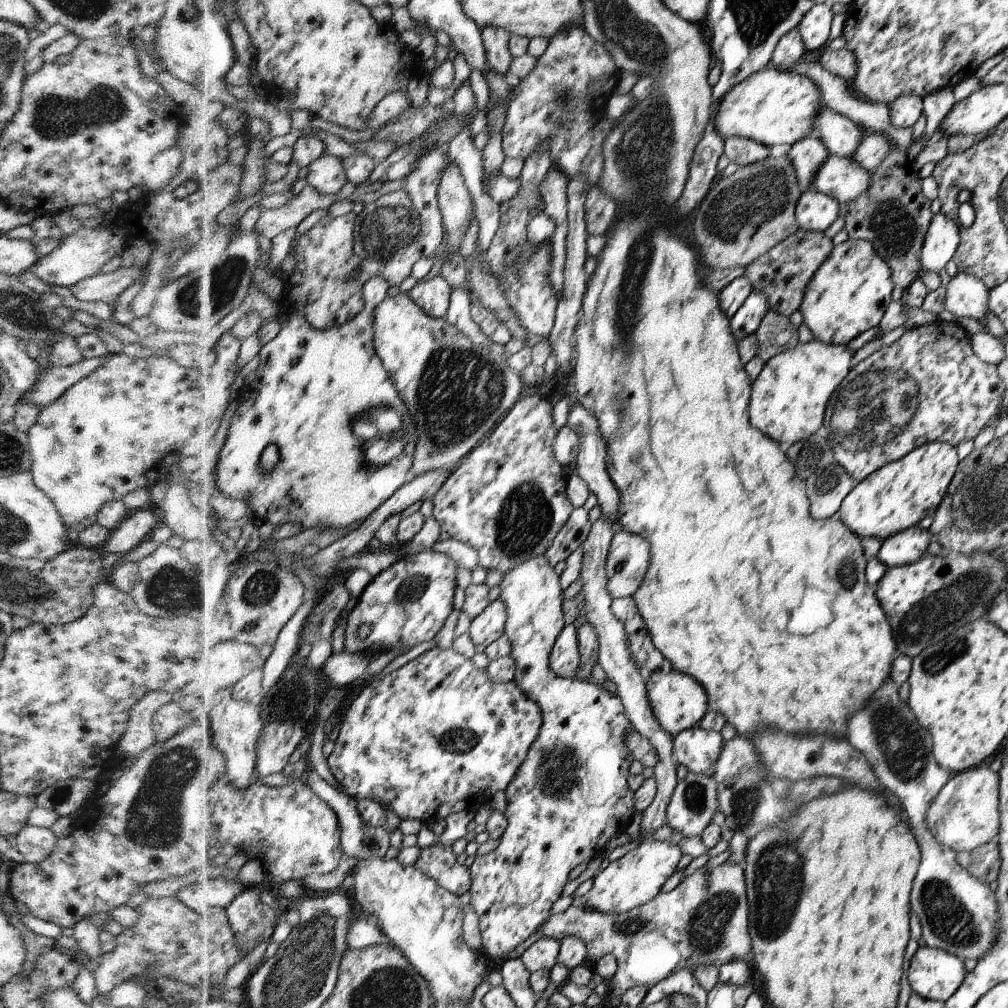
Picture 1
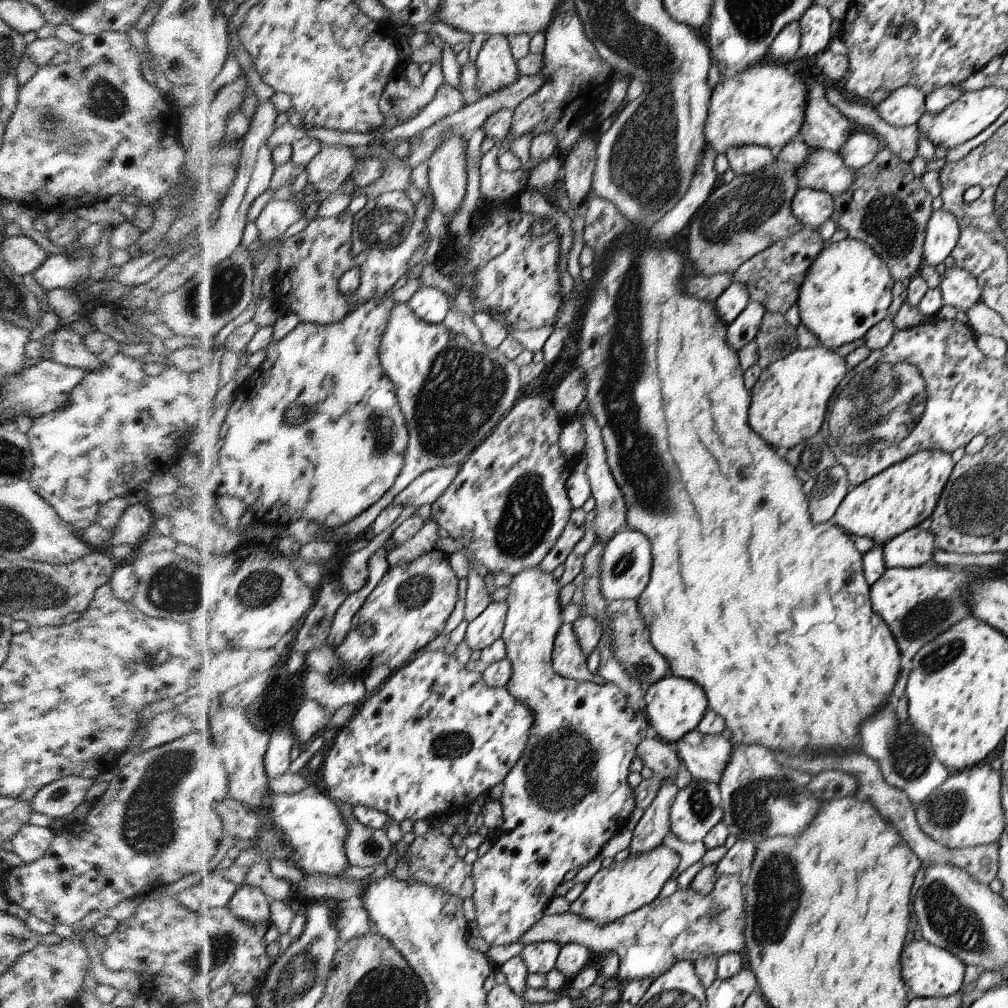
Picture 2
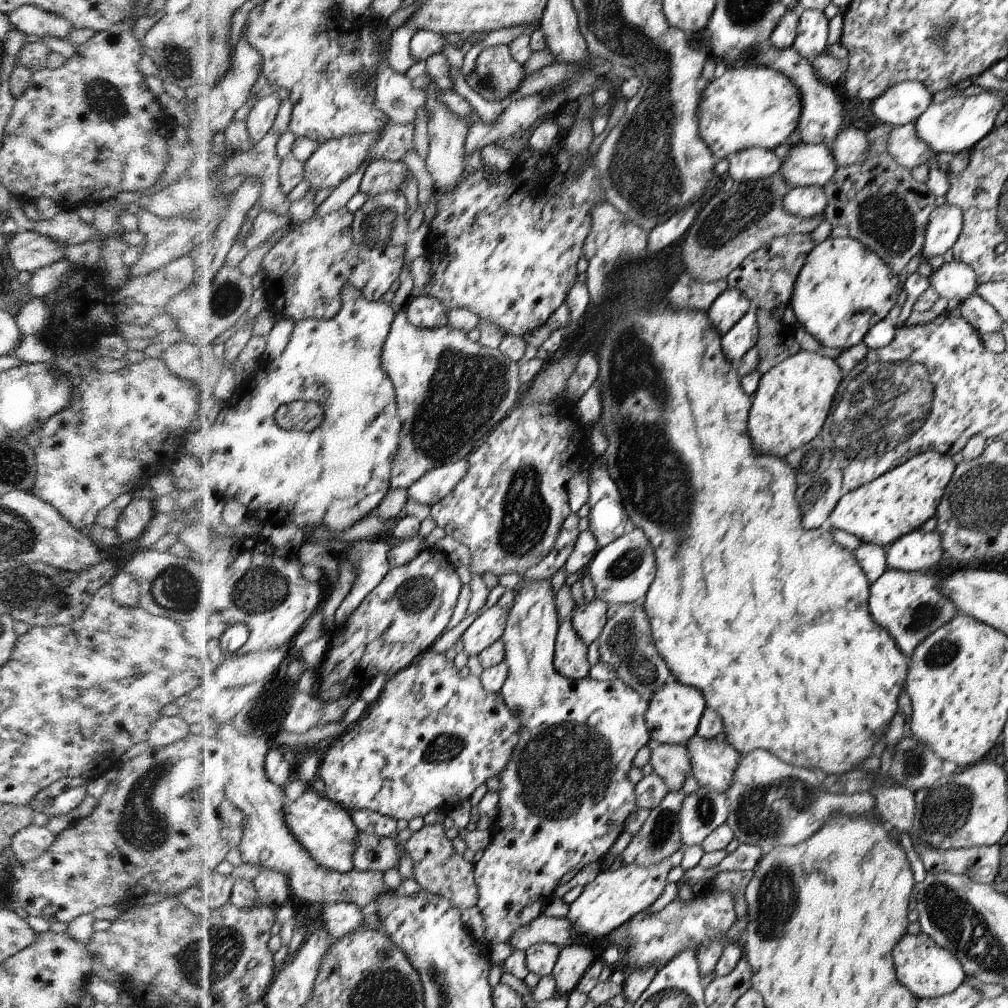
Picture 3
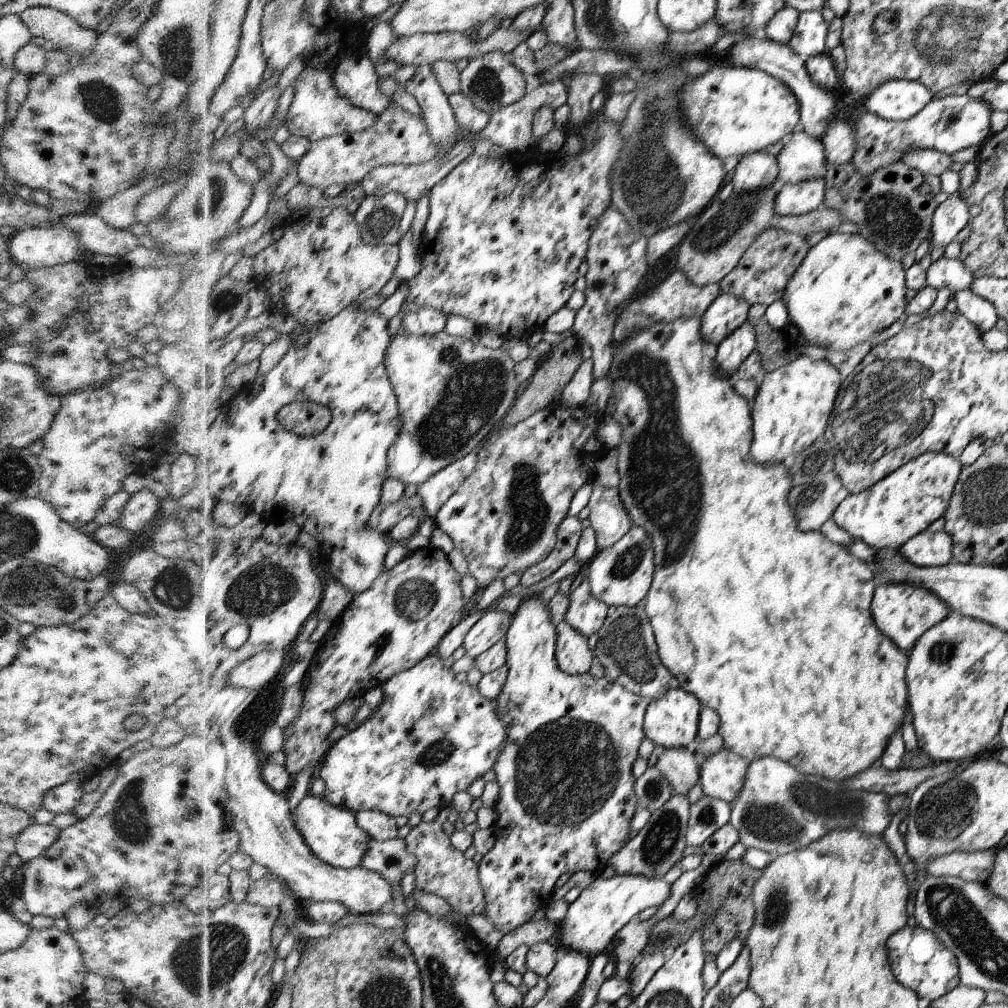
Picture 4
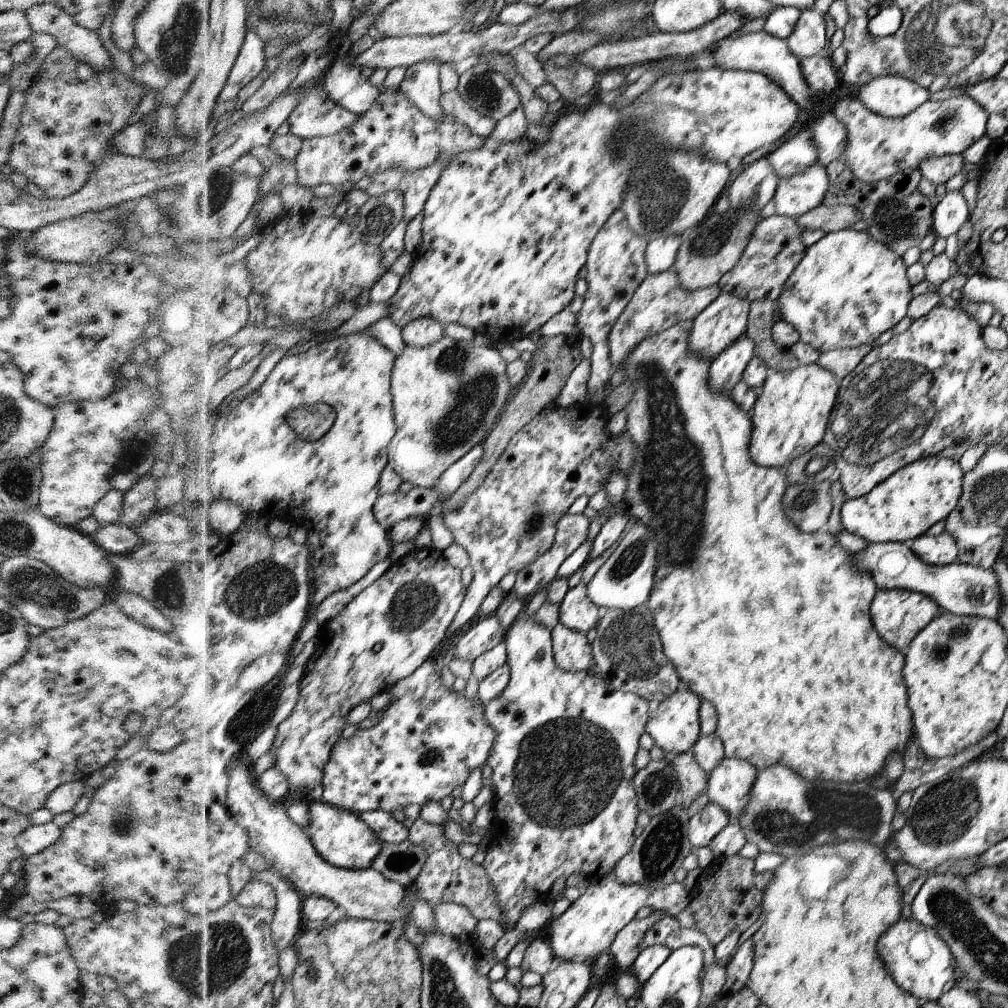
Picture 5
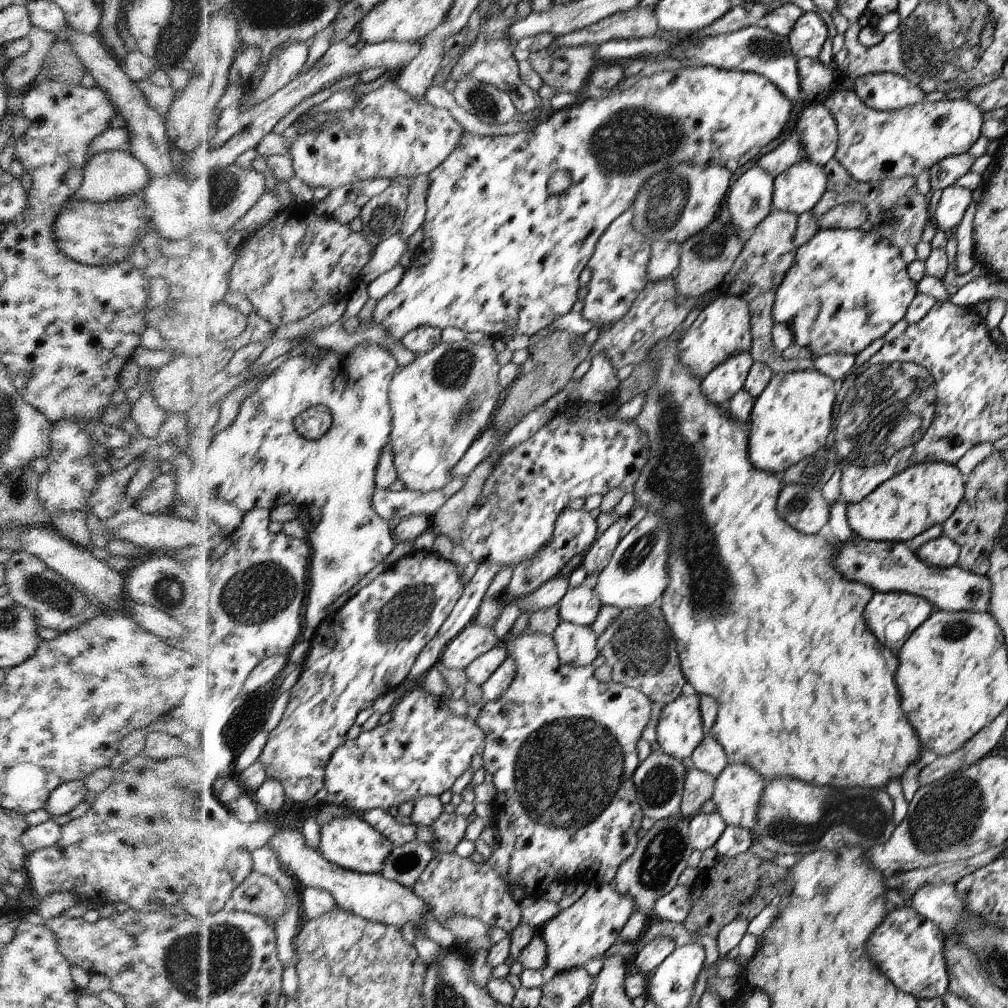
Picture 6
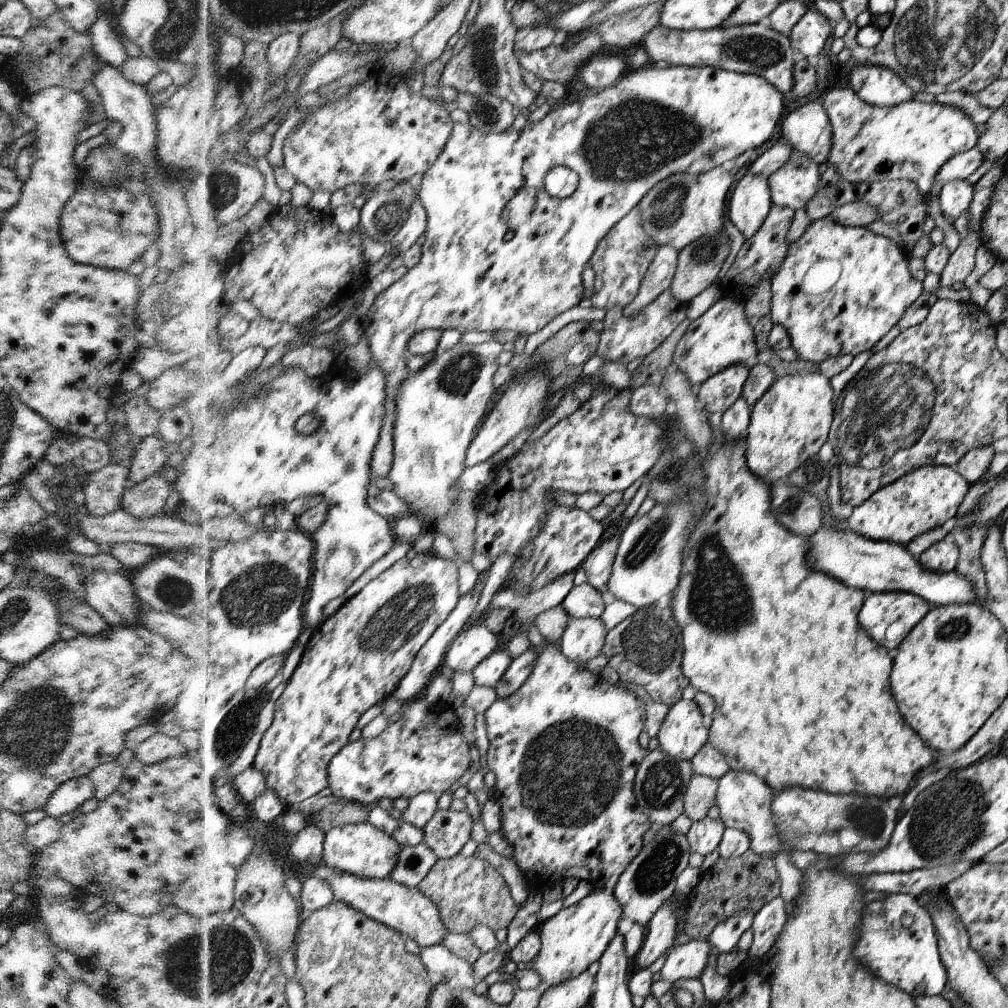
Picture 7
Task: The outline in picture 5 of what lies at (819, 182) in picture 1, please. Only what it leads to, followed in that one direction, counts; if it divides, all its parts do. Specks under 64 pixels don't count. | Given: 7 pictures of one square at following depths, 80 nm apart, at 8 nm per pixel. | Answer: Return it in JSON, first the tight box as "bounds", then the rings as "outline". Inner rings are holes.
{"bounds":[766,128,818,179],"outline":[[[803,128],[766,158],[770,160],[773,170],[781,179],[811,168],[818,162],[818,156],[818,146],[812,140],[811,132]]]}

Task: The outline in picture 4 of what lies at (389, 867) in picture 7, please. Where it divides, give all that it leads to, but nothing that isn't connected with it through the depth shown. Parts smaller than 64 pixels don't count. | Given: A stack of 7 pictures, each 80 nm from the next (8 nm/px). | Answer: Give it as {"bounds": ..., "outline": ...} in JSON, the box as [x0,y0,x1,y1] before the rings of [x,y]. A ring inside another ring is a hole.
{"bounds":[294,795,373,869],"outline":[[[308,795],[294,811],[299,829],[315,853],[328,864],[343,869],[362,866],[371,852],[373,836],[360,826],[357,813],[347,807],[334,806],[324,796]]]}

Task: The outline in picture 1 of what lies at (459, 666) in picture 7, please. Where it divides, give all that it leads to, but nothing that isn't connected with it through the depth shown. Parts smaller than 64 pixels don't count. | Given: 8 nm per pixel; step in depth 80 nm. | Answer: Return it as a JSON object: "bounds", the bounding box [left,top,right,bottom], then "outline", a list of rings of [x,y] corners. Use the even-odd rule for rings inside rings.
{"bounds":[469,598,507,644],"outline":[[[498,598],[492,601],[482,612],[471,620],[469,635],[477,644],[492,644],[505,634],[507,622],[507,603]]]}

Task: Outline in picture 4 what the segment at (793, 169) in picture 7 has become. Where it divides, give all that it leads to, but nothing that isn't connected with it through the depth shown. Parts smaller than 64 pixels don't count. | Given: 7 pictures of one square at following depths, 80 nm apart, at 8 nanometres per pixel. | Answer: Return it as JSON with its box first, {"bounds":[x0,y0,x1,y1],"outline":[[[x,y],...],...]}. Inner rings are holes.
{"bounds":[775,177,826,217],"outline":[[[825,177],[806,179],[798,184],[785,184],[777,192],[775,211],[783,217],[812,212],[823,203],[826,188]]]}

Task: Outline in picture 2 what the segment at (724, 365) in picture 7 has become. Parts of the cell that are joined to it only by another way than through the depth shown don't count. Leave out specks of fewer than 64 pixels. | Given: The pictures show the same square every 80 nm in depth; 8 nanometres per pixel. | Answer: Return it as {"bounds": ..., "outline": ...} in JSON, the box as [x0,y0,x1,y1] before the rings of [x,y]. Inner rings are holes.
{"bounds":[715,282,750,325],"outline":[[[733,282],[715,301],[715,311],[724,323],[732,325],[747,308],[750,295],[745,284]]]}

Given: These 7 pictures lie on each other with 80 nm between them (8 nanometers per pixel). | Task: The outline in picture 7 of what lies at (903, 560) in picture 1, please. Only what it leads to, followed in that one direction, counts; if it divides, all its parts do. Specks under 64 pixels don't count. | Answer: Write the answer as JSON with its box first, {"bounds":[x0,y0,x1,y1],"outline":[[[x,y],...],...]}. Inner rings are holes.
{"bounds":[919,538,959,573],"outline":[[[950,538],[942,539],[924,551],[919,561],[928,571],[949,573],[955,570],[959,560],[958,544]]]}

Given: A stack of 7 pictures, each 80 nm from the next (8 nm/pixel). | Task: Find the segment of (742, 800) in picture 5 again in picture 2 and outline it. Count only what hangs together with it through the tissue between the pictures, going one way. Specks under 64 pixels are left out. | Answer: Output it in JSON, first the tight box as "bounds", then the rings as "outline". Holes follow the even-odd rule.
{"bounds":[674,729,734,785],"outline":[[[694,729],[674,748],[694,779],[718,785],[732,758],[734,745],[722,735],[705,735]]]}

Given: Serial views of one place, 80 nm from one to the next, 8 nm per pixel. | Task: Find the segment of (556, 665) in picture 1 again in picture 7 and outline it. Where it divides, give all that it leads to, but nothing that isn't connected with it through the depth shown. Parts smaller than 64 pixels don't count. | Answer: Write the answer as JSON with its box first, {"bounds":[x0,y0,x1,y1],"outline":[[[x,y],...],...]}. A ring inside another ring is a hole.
{"bounds":[561,618,608,665],"outline":[[[579,618],[571,619],[568,622],[564,634],[561,638],[561,653],[573,663],[580,665],[580,663],[589,660],[592,663],[592,659],[601,654],[601,650],[604,646],[604,638],[606,638],[608,630],[604,626],[604,622],[598,618]]]}

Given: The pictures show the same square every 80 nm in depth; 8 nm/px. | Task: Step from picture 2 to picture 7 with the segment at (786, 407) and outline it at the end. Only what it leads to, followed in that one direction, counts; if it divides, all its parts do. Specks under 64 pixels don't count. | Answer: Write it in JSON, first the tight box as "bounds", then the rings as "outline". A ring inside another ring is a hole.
{"bounds":[744,373,834,486],"outline":[[[822,373],[776,377],[767,393],[751,407],[750,424],[744,437],[747,465],[752,474],[774,486],[814,457],[826,442],[830,428],[834,428],[832,398],[830,380]]]}

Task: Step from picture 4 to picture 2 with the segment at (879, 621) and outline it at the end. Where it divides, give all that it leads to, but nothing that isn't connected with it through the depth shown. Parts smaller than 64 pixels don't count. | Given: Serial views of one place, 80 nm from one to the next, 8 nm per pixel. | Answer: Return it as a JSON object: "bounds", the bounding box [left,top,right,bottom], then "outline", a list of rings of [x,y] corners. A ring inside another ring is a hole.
{"bounds":[871,563,992,666],"outline":[[[927,563],[912,568],[886,569],[871,586],[871,605],[875,613],[887,622],[903,653],[903,663],[910,666],[914,655],[935,640],[939,634],[972,615],[967,602],[967,588],[972,581],[992,575],[989,569],[941,567]]]}

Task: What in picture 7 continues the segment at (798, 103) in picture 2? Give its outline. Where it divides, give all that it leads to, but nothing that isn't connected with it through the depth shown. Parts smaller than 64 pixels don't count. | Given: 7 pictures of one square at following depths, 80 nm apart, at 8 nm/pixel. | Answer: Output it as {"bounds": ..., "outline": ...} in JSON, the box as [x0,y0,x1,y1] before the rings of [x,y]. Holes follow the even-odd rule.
{"bounds":[364,64,784,478],"outline":[[[646,64],[634,70],[627,70],[614,84],[606,88],[599,89],[596,94],[586,94],[584,98],[566,104],[560,100],[554,108],[538,122],[529,121],[523,130],[508,129],[503,133],[483,133],[480,129],[475,129],[469,124],[455,123],[451,138],[448,141],[446,150],[440,155],[436,164],[424,176],[420,198],[429,212],[428,242],[423,249],[421,261],[412,269],[409,269],[399,281],[396,281],[391,287],[382,291],[371,306],[368,312],[367,328],[364,329],[368,337],[371,350],[379,366],[387,372],[387,416],[386,426],[383,430],[383,437],[375,450],[375,460],[373,462],[373,476],[389,478],[395,461],[395,434],[398,416],[398,397],[402,385],[413,374],[408,366],[408,356],[410,356],[411,344],[416,335],[424,332],[426,329],[452,329],[459,330],[461,333],[466,331],[484,331],[493,332],[497,330],[512,330],[516,334],[532,334],[544,328],[548,322],[556,318],[558,314],[576,307],[576,304],[582,300],[582,272],[586,268],[586,262],[591,260],[599,242],[611,232],[615,224],[626,217],[640,201],[660,182],[676,173],[686,173],[697,175],[708,172],[720,166],[727,166],[740,154],[746,150],[760,148],[764,142],[768,142],[778,128],[778,122],[782,118],[784,110],[784,100],[782,94],[776,90],[771,82],[761,75],[754,76],[752,73],[737,73],[716,67],[689,67],[686,65],[669,65],[667,68],[659,68]],[[557,166],[567,166],[576,171],[579,181],[576,190],[565,199],[559,199],[550,196],[545,189],[546,173]],[[529,186],[536,189],[536,206],[530,218],[516,229],[512,229],[507,221],[504,220],[504,207],[508,201],[523,187]]]}

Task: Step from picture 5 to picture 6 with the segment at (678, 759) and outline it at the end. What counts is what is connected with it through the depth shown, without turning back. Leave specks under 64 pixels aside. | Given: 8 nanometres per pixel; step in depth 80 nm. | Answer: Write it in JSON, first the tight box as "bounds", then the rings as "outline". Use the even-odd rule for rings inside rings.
{"bounds":[680,762,715,818],"outline":[[[687,762],[687,765],[680,804],[680,812],[686,818],[697,816],[701,813],[704,802],[712,799],[715,780],[714,776],[706,774],[702,770],[697,770],[689,762]]]}

